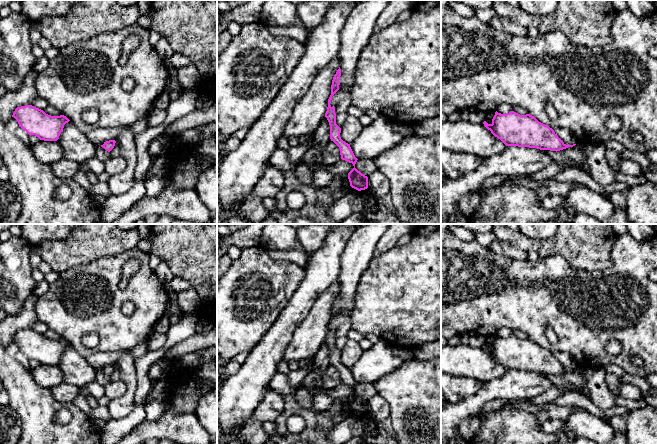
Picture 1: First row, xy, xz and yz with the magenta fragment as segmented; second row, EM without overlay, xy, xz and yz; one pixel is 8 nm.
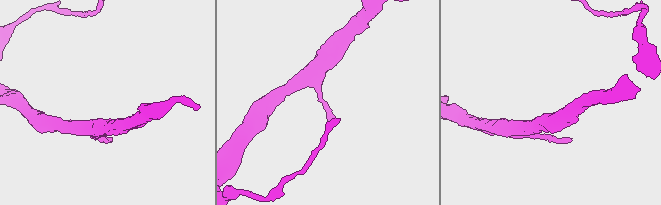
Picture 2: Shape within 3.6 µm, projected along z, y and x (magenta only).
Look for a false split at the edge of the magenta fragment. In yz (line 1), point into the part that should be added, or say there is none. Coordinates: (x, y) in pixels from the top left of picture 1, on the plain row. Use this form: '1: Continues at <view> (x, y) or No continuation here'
1: No continuation here

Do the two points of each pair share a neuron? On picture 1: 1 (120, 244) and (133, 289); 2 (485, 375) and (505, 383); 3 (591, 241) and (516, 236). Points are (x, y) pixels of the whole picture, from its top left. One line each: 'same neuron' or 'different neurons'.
1: different neurons
2: different neurons
3: same neuron

